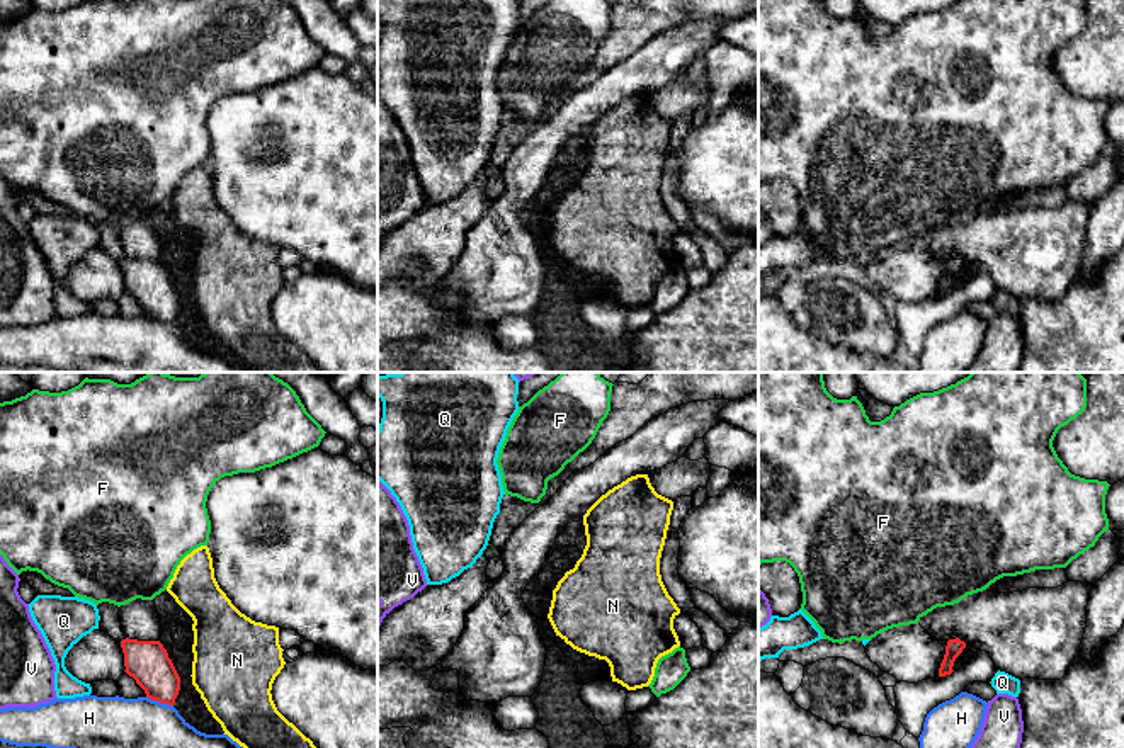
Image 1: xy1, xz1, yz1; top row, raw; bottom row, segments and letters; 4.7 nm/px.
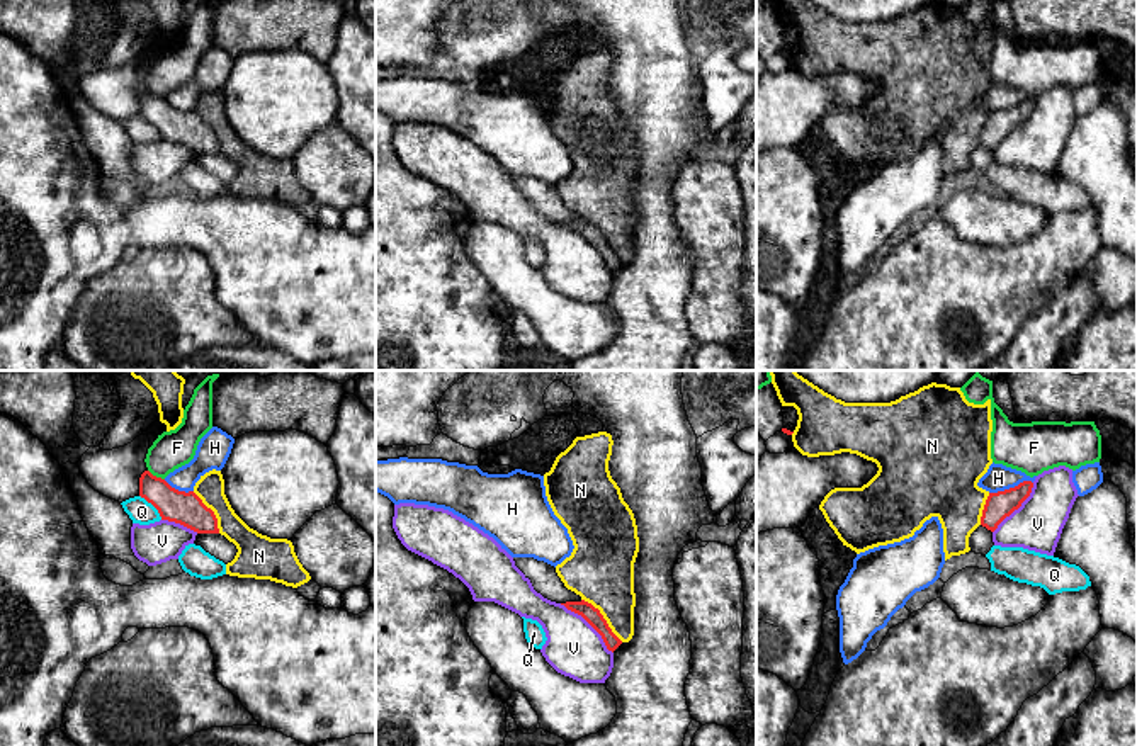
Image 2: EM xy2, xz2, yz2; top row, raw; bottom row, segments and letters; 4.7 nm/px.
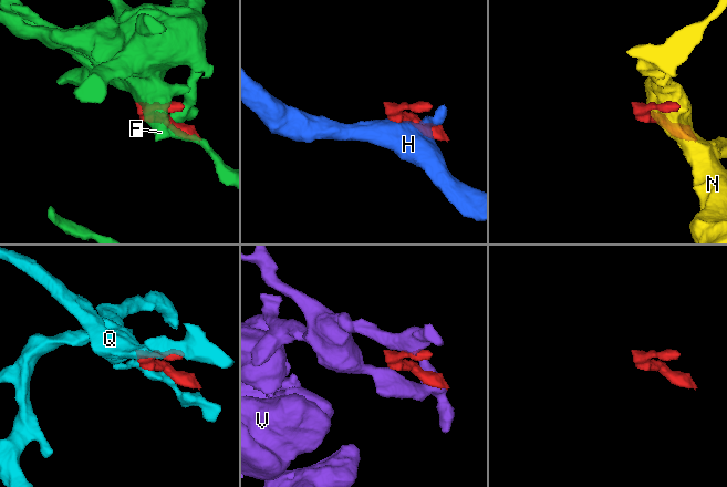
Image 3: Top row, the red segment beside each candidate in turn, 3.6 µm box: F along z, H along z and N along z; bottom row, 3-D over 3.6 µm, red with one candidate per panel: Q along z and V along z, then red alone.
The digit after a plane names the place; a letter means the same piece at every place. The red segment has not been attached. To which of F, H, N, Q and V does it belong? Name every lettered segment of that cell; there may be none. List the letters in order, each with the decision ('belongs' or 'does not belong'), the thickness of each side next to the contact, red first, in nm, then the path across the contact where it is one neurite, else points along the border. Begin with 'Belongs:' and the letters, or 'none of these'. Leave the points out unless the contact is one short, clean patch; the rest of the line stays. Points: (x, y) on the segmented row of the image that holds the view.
Belongs: none of these
F: does not belong; calibres 160 and 180 nm; border xy2 (148, 469), (164, 480)
H: does not belong; calibres 130 and 130 nm
N: does not belong; calibres 80 and 320 nm
Q: does not belong; calibres 160 and 120 nm; border xy2 (140, 495), (162, 519)
V: does not belong; calibres 80 and 260 nm; border xz2 (560, 604), (576, 612), (612, 653)

